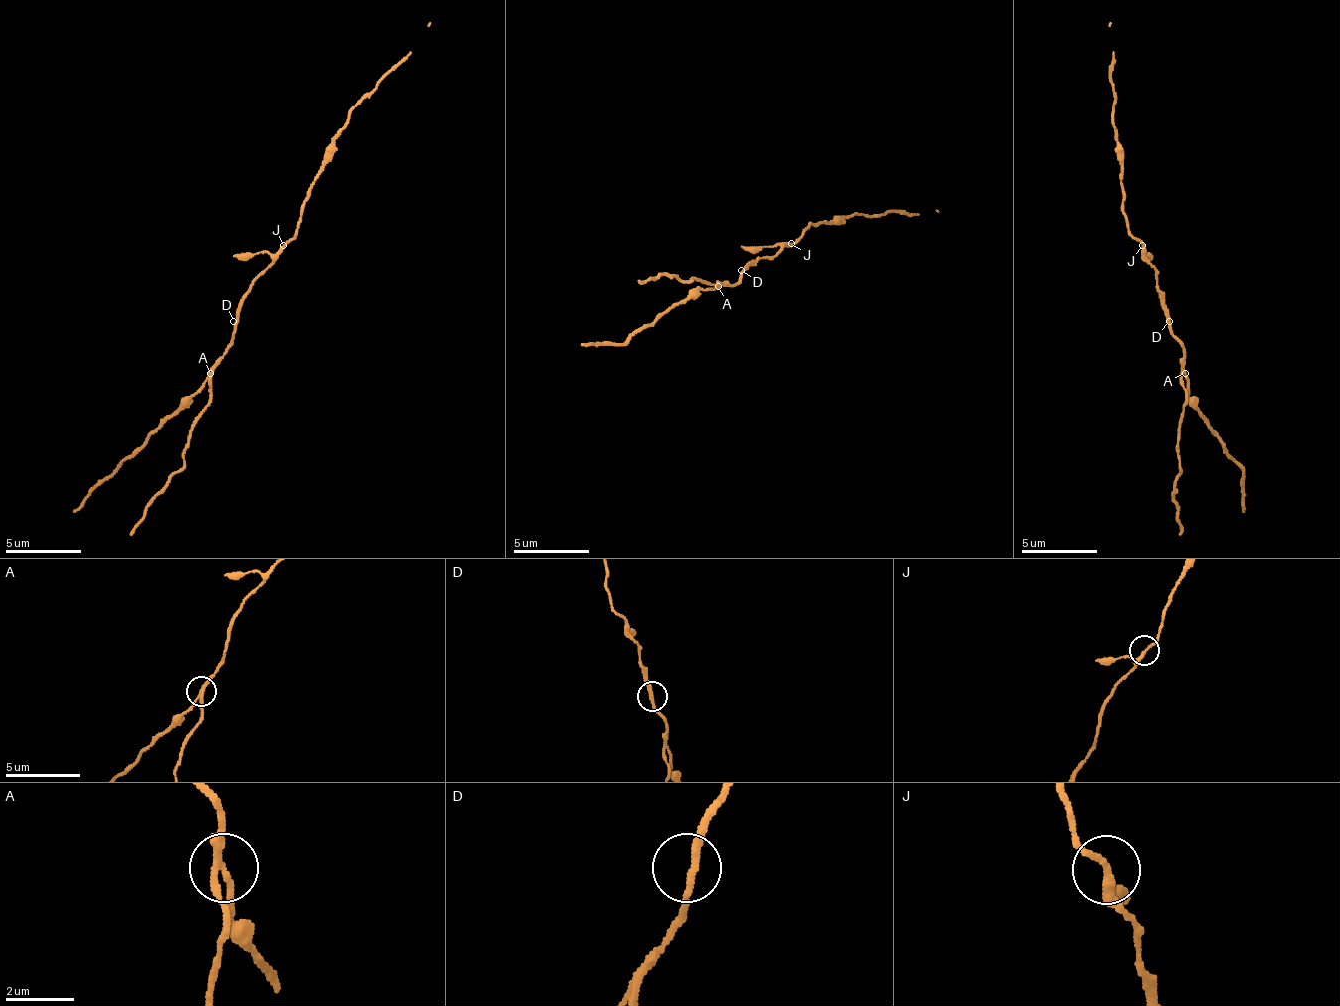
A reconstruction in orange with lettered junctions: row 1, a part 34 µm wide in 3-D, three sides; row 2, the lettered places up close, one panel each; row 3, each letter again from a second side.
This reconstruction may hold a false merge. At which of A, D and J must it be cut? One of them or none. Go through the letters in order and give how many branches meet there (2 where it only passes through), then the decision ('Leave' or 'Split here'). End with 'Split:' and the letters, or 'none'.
A: Branches: 3. Split here
D: Branches: 2. Leave
J: Branches: 3. Leave
Split: A

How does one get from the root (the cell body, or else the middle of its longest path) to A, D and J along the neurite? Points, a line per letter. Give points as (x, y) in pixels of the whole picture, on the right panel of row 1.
A: (1158, 272), (1158, 295), (1165, 302), (1169, 314), (1169, 329), (1184, 352), (1184, 374)
D: (1158, 272), (1158, 298), (1169, 321)
J: (1158, 272), (1146, 260), (1146, 249), (1142, 245)

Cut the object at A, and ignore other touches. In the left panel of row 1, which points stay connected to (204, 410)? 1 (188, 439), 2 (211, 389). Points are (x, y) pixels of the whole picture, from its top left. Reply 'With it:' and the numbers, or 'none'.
With it: 1, 2

